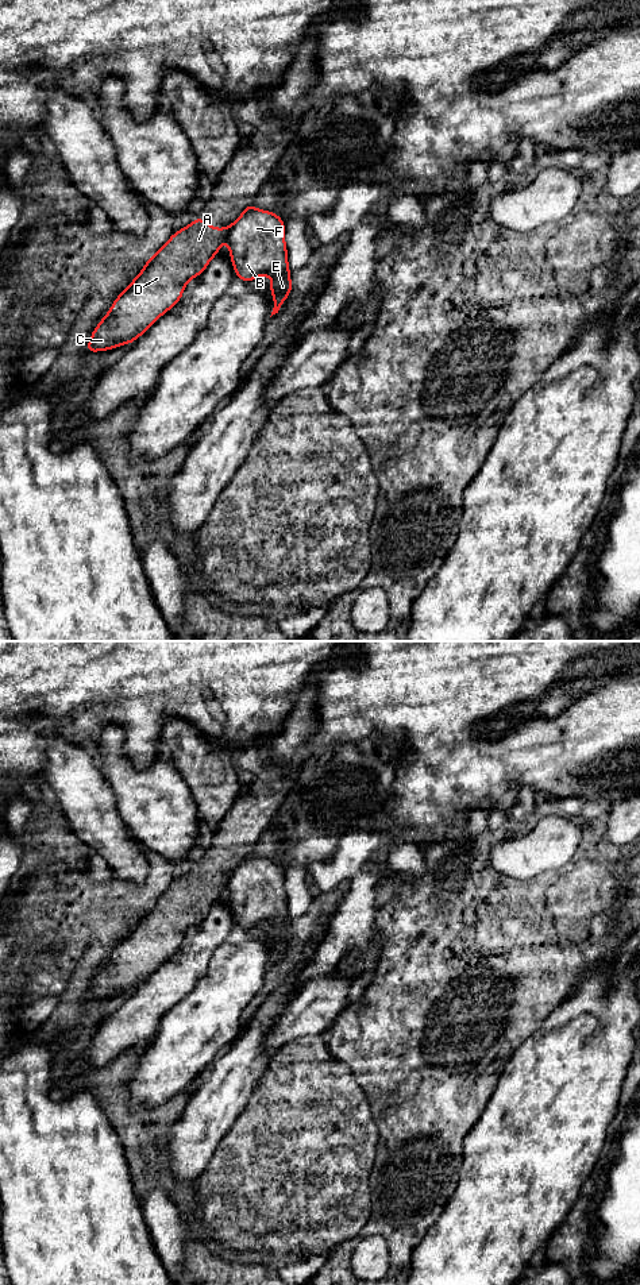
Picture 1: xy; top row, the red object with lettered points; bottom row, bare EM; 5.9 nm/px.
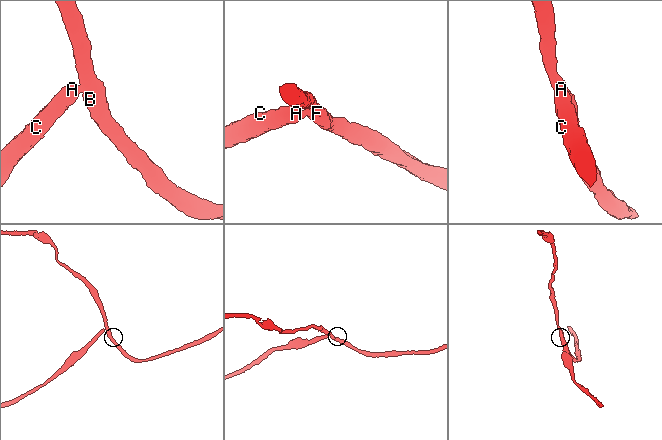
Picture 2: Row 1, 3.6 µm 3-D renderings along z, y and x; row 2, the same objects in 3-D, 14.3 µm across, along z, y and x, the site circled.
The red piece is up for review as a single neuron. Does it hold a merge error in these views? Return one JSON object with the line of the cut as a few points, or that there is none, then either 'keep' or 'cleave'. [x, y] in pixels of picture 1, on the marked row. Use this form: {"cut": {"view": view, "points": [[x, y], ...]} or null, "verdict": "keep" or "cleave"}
{"cut": {"view": "xy", "points": [[226, 228], [227, 239]]}, "verdict": "cleave"}

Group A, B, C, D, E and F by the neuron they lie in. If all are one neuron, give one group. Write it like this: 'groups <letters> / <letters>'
groups A C D / B E F

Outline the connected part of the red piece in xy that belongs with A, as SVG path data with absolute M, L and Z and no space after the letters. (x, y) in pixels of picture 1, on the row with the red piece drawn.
M203 217L174 232L151 255L138 277L120 292L93 329L86 352L134 343L162 315L177 305L186 283L198 277L227 240L227 228L213 228Z

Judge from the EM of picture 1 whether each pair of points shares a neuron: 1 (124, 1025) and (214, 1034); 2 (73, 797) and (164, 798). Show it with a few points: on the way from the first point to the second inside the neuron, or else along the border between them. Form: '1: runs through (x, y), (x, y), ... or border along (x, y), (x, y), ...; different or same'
1: border along (176, 1003), (162, 1017), (157, 1031), (146, 1046); different
2: border along (100, 770), (114, 791), (118, 814), (127, 826); different

